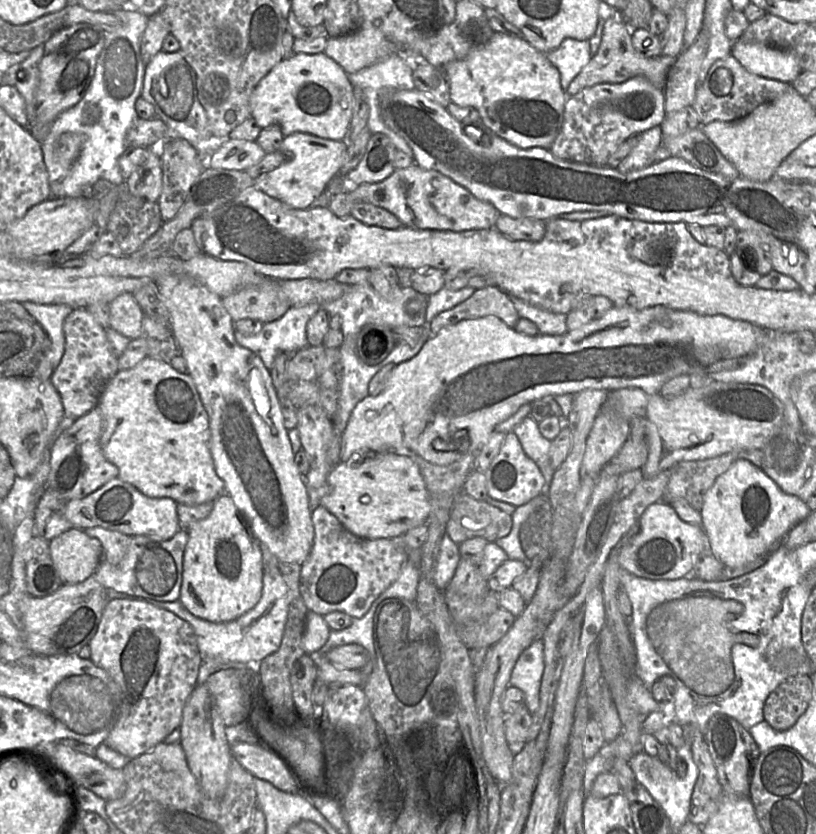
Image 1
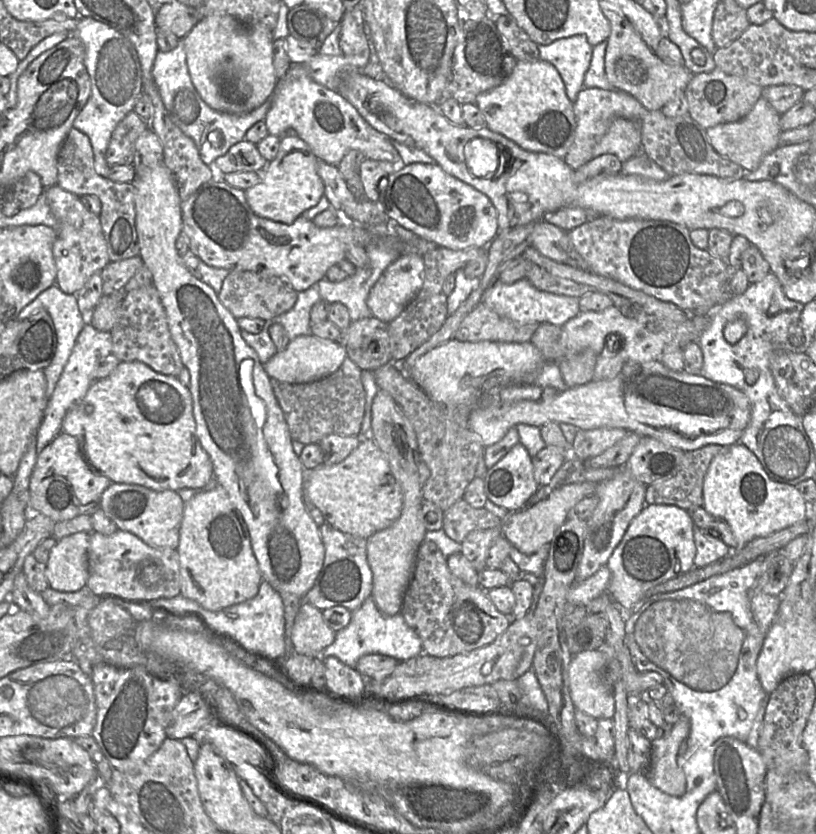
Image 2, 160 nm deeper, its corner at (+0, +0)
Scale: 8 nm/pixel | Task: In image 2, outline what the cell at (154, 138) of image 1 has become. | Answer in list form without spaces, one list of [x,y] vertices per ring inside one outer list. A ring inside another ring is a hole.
[[[135,111],[128,113],[112,133],[107,151],[106,162],[110,167],[133,164],[135,141],[150,128]]]

